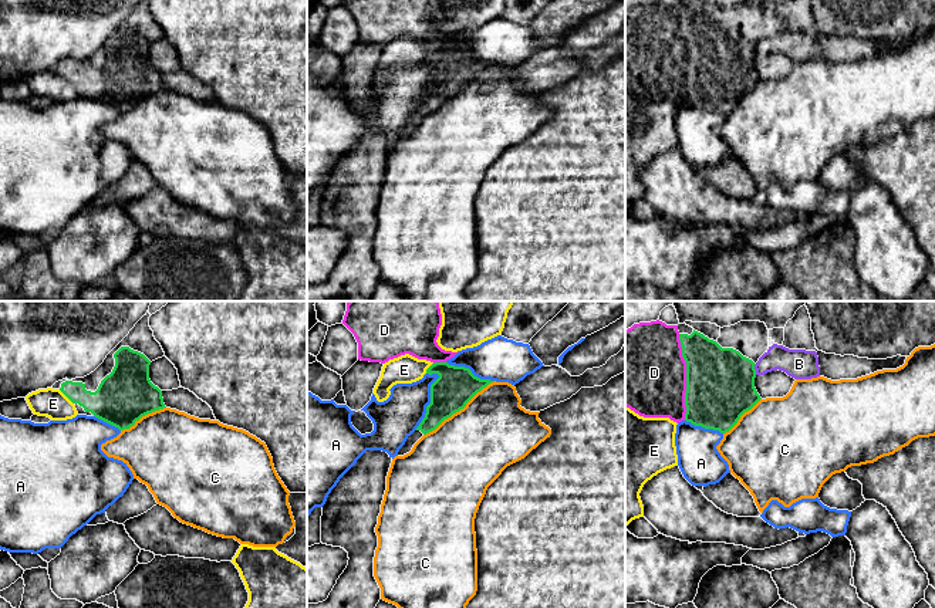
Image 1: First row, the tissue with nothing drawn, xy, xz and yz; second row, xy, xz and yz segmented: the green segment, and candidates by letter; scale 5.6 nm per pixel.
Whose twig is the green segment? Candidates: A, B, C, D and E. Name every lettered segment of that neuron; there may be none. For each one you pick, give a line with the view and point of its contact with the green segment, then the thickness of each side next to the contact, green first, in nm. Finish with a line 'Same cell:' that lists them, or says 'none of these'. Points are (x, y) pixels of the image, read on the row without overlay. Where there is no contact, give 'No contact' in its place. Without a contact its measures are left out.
D: Touches green at yz (687, 58). Thickness 380 nm (green) against 460 nm
Same cell: D

